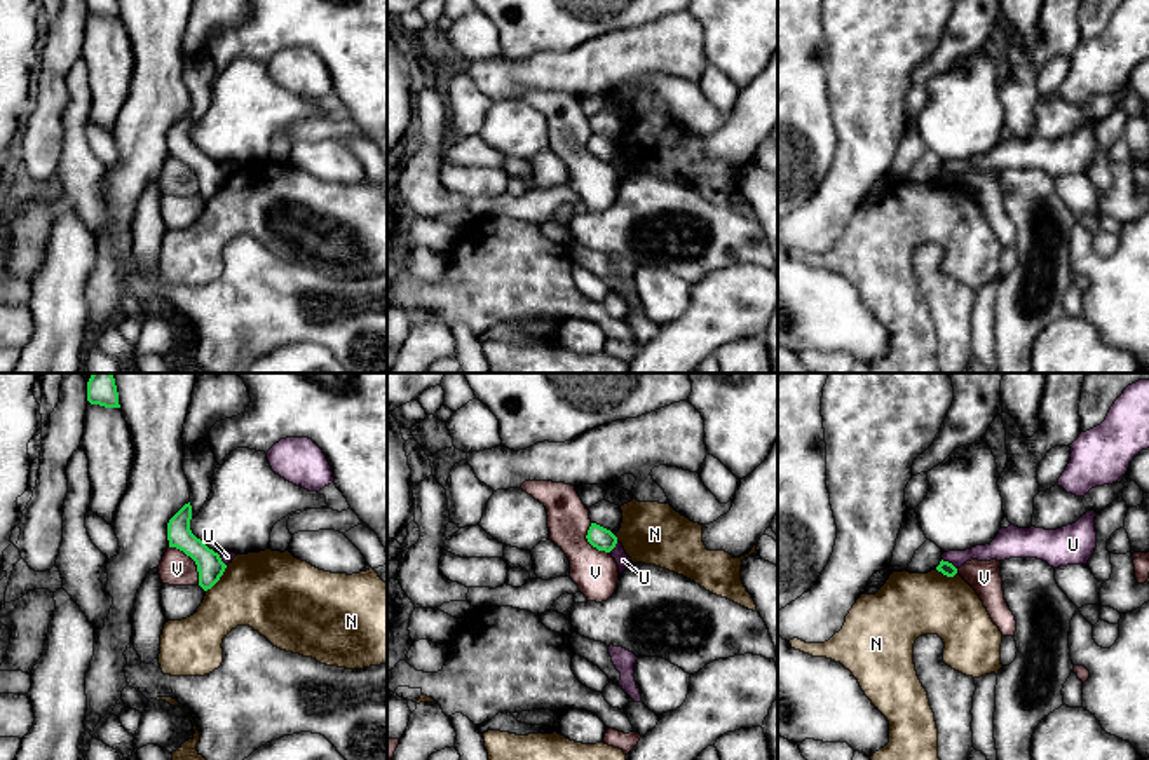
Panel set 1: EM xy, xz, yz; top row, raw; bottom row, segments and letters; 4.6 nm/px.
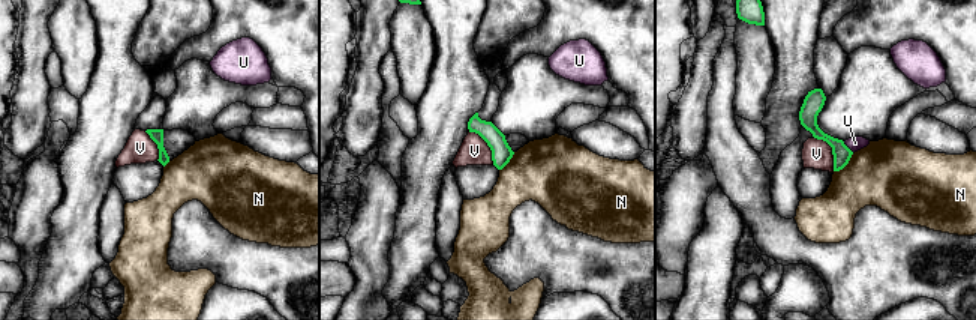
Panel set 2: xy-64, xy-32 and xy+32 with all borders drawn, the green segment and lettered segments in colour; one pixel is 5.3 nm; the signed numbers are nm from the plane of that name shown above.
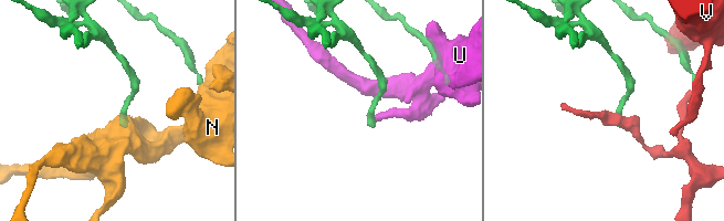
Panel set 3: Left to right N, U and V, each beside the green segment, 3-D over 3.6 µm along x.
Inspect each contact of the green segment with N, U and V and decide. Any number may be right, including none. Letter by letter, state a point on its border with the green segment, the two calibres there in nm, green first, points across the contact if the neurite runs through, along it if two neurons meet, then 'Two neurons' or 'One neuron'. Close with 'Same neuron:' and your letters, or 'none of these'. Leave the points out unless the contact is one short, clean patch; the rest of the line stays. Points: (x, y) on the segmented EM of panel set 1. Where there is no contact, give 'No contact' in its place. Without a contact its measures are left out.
N: Touches green at xy (218, 579). Thickness 120 nm (green) against 380 nm. Boundary: xy (227, 565), (224, 574), (206, 591). Two neurons
U: Touches green at yz (947, 562). Thickness 70 nm (green) against 100 nm. Boundary: yz (942, 558), (956, 569). Two neurons
V: Touches green at xy (192, 558). Thickness 120 nm (green) against 160 nm. Boundary: xy (169, 546), (183, 551), (194, 562), (199, 583). Two neurons
Same neuron: none of these

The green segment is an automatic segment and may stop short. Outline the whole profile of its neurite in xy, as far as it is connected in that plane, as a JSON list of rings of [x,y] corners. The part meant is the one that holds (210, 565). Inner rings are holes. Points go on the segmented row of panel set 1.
[[[185,504],[167,523],[169,547],[176,547],[190,556],[199,572],[199,586],[207,591],[223,575],[227,565],[220,554],[209,549],[201,539],[190,530],[192,506]]]

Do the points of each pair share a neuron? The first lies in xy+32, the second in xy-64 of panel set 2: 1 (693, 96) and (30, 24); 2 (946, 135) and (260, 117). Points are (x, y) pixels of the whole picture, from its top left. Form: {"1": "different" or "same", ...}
{"1": "same", "2": "different"}

